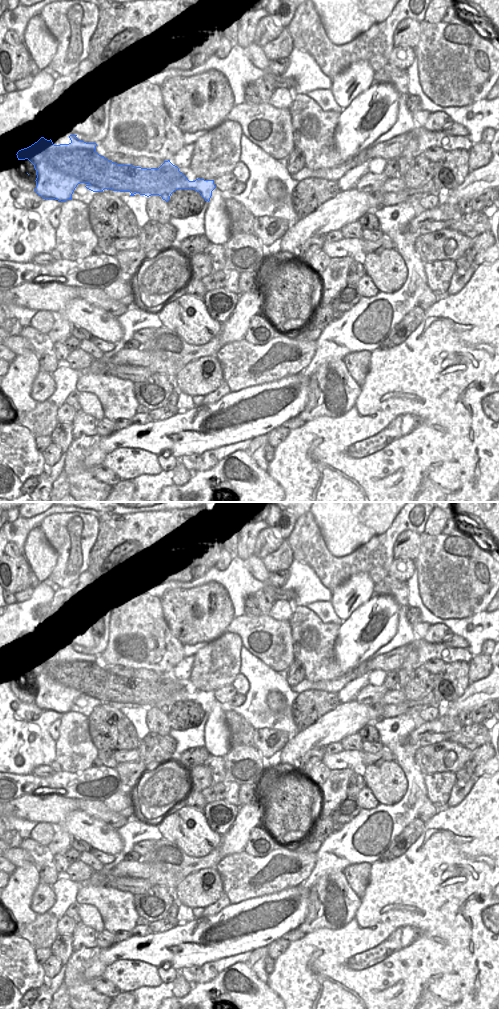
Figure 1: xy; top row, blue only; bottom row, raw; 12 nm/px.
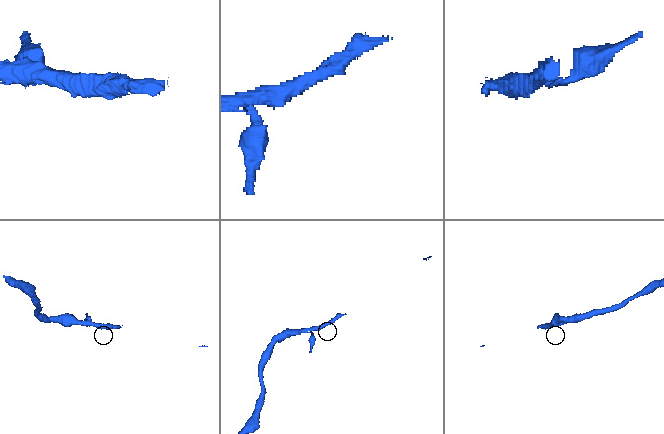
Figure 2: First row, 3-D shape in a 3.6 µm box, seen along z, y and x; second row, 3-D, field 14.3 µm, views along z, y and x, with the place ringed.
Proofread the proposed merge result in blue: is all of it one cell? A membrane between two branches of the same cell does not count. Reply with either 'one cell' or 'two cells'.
two cells

